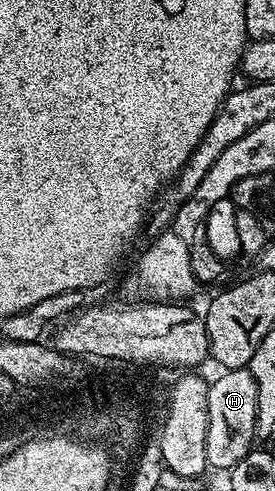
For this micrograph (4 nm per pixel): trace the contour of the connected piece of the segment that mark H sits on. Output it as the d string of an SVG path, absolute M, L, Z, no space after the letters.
M247 367L226 369L208 387L208 422L206 423L206 459L214 470L231 471L257 444L258 383Z

